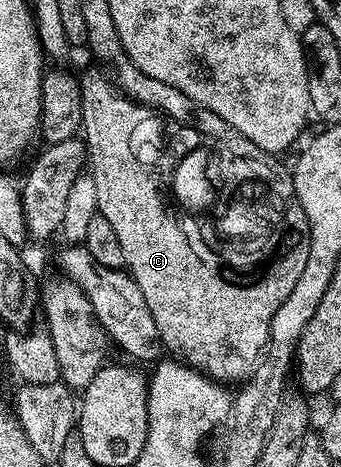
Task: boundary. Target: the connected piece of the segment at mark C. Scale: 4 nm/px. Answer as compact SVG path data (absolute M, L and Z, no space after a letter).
M87 70L79 78L81 90L81 116L83 117L82 141L87 148L86 165L93 184L97 188L97 213L109 220L117 241L121 244L121 252L125 256L125 269L131 279L141 288L141 296L145 296L145 304L149 304L149 312L153 312L154 323L160 332L162 349L178 361L209 375L213 381L224 384L242 384L259 363L263 349L269 340L269 324L273 320L277 308L285 304L289 292L297 285L301 272L305 272L305 264L309 261L309 220L301 207L294 208L288 215L292 235L287 239L288 247L285 260L276 263L271 273L263 278L255 288L239 290L229 288L219 278L219 270L215 270L215 258L211 254L187 254L185 236L173 224L169 212L177 209L171 196L169 180L176 173L175 165L179 158L191 154L201 143L201 135L192 126L182 122L174 122L164 118L157 110L150 110L128 98L110 77L107 78L99 70Z

